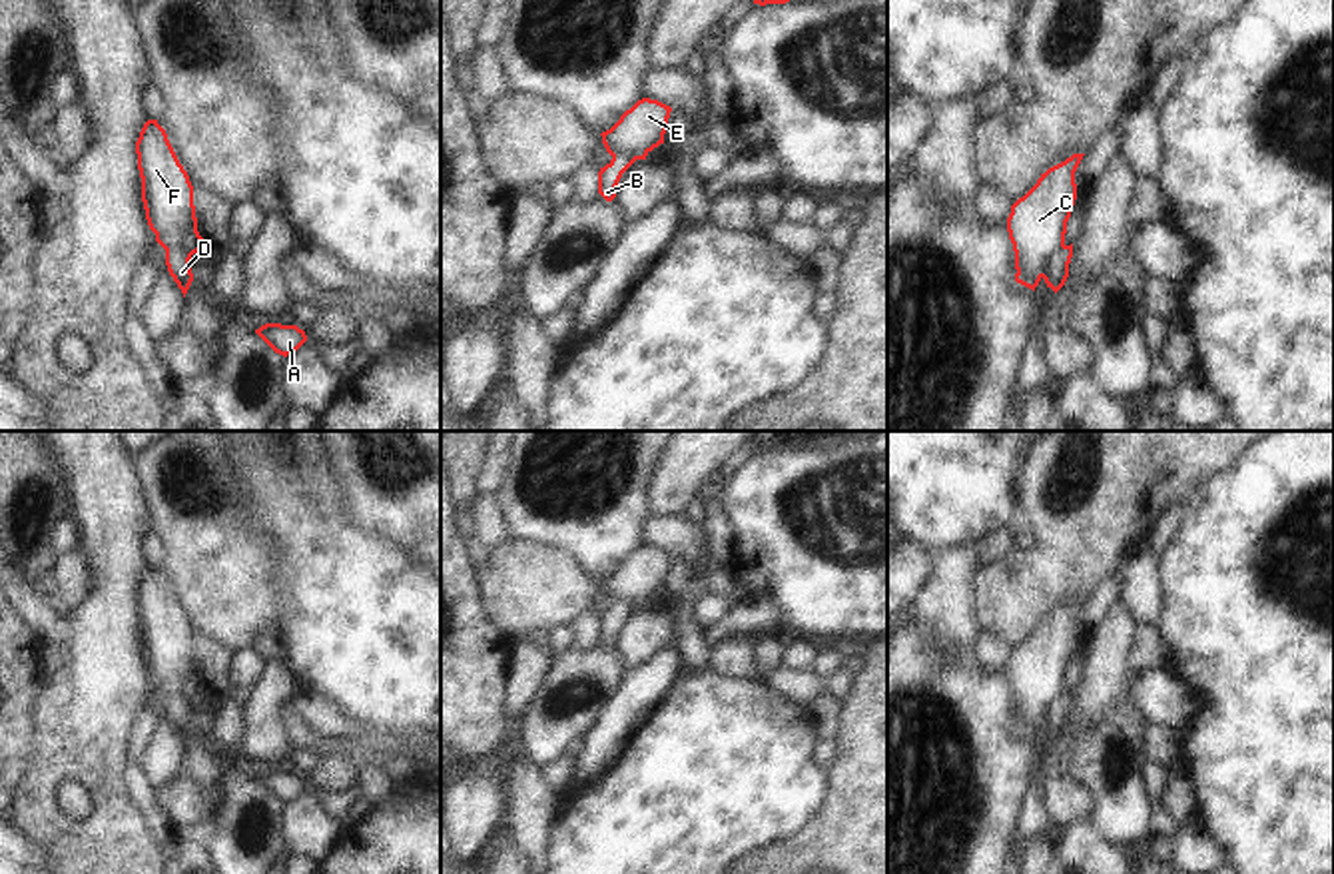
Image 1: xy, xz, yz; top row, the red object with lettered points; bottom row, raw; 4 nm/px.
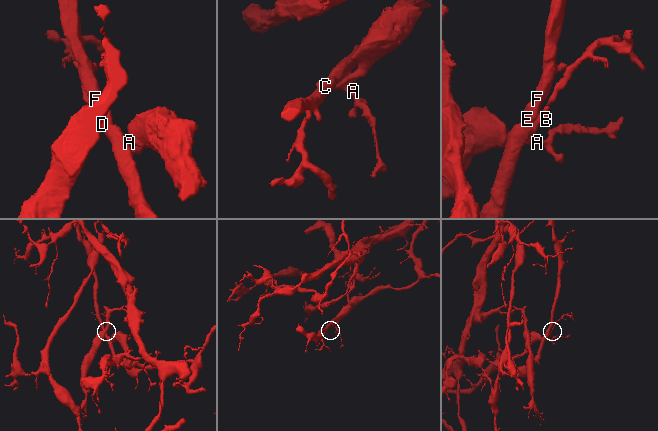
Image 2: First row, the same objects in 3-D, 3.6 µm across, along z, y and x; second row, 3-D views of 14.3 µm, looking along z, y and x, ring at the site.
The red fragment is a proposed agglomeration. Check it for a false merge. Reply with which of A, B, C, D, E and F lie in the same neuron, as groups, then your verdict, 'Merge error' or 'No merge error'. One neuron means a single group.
Groups: A B D / C E F. Merge error

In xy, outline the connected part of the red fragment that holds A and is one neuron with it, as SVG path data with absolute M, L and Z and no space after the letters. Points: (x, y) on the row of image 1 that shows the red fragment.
M265 323L255 333L279 355L287 357L295 353L307 335L297 325Z

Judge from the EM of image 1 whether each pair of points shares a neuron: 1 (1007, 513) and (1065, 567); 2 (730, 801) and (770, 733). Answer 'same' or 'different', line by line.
1: different
2: same

